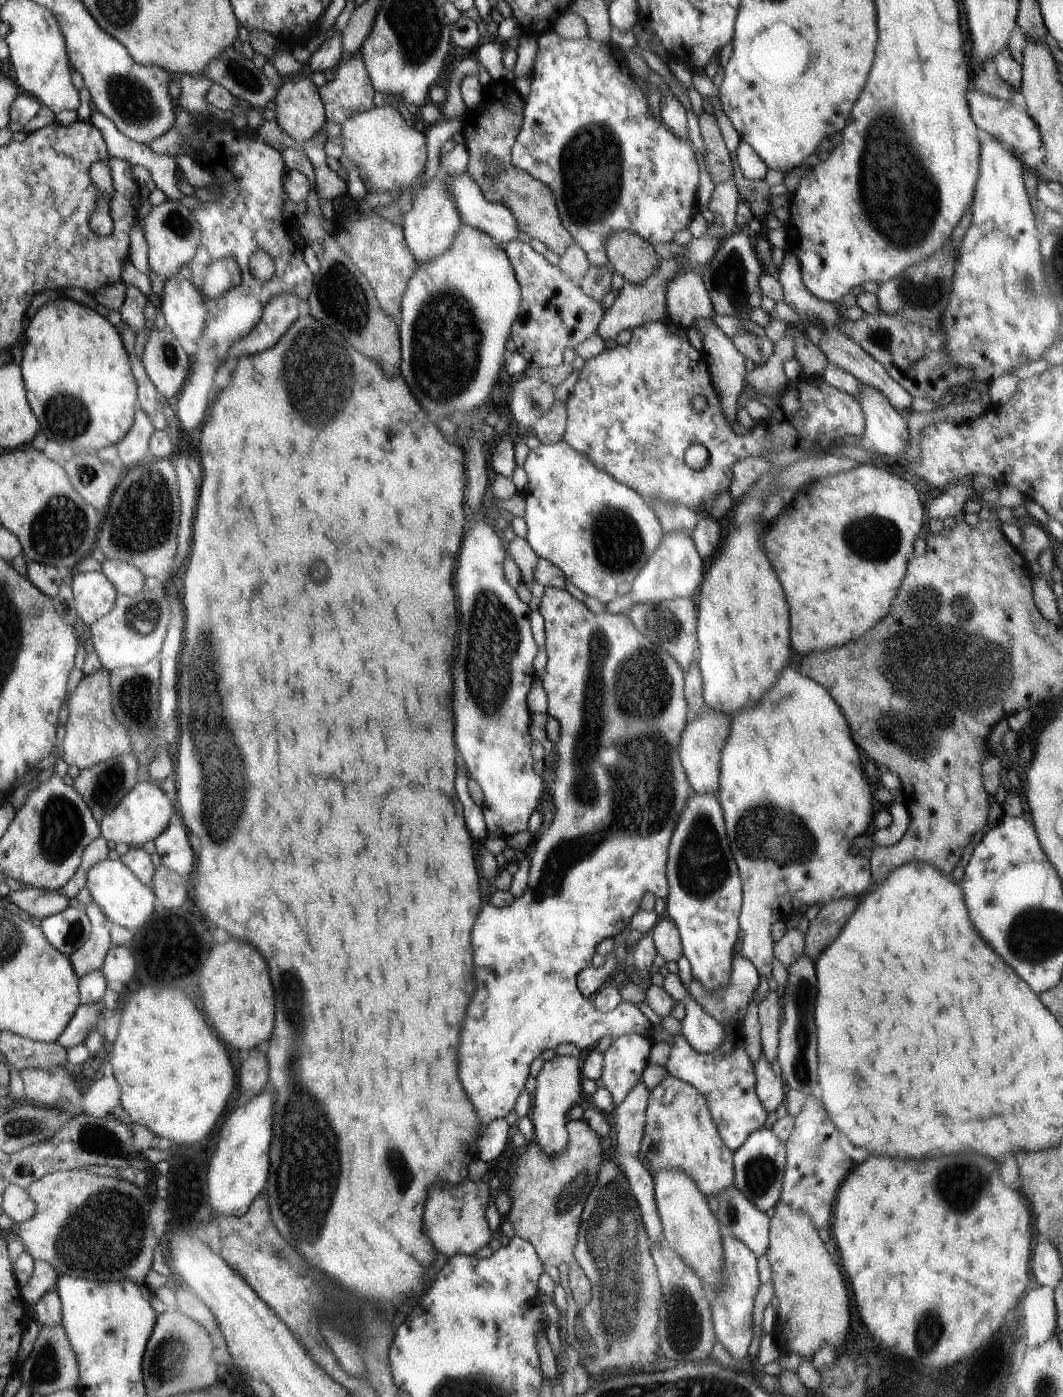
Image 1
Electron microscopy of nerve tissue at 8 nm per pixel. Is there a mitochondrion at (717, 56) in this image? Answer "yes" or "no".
no

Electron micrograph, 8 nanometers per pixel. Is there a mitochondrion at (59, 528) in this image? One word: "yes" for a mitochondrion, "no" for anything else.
yes

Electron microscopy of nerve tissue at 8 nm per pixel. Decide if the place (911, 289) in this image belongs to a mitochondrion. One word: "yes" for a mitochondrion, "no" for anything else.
yes

